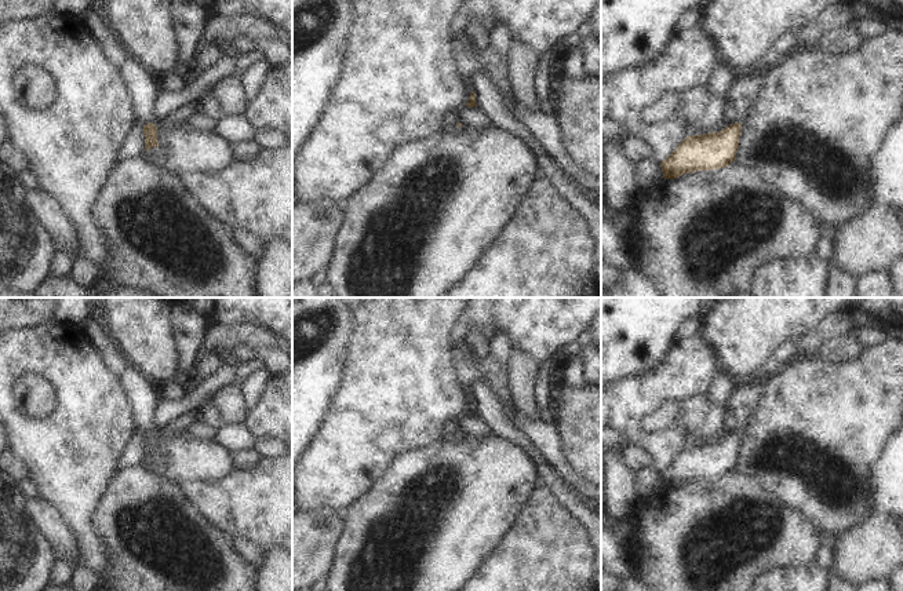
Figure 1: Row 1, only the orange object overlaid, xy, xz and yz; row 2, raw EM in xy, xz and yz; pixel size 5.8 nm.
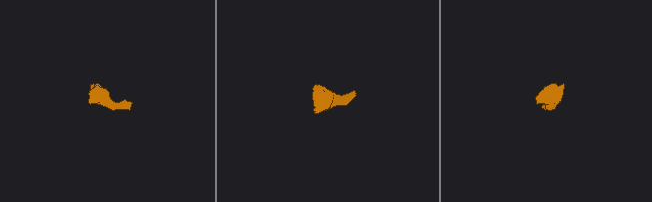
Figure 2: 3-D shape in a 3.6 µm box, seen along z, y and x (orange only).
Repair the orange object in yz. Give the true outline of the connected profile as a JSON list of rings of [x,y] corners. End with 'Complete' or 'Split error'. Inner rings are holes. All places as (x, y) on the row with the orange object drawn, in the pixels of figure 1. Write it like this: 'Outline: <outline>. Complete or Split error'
Outline: [[[750,72],[736,74],[732,91],[725,96],[736,106],[736,123],[725,127],[720,132],[685,138],[660,163],[663,178],[676,179],[689,172],[720,169],[735,161],[742,135],[742,123],[746,120],[761,85],[762,74]]]. Split error.

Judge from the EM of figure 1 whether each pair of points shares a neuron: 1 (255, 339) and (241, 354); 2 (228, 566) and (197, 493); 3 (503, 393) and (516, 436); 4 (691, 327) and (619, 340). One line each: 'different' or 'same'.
1: different
2: different
3: different
4: different

